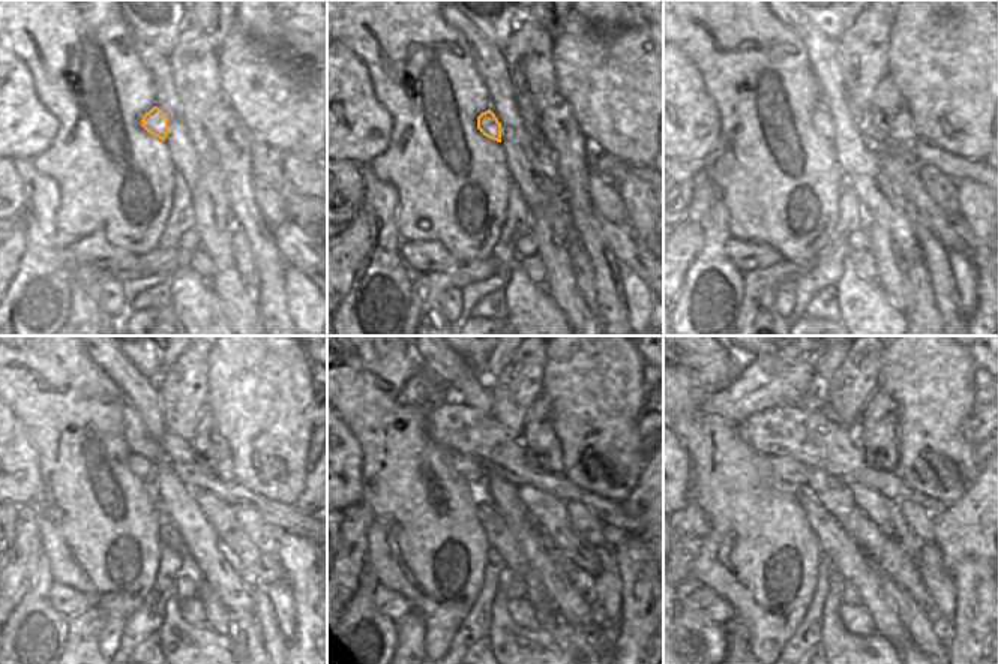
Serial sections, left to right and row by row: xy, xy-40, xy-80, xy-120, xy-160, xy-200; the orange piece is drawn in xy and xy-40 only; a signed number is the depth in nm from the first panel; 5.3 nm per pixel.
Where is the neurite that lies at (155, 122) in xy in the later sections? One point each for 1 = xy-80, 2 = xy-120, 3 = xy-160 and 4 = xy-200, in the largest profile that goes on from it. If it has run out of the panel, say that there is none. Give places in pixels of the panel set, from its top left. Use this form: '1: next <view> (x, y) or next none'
1: next xy-80 (821, 120)
2: next xy-120 (141, 468)
3: next xy-160 (467, 468)
4: next xy-200 (788, 468)

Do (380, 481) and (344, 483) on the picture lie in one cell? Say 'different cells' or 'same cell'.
different cells

